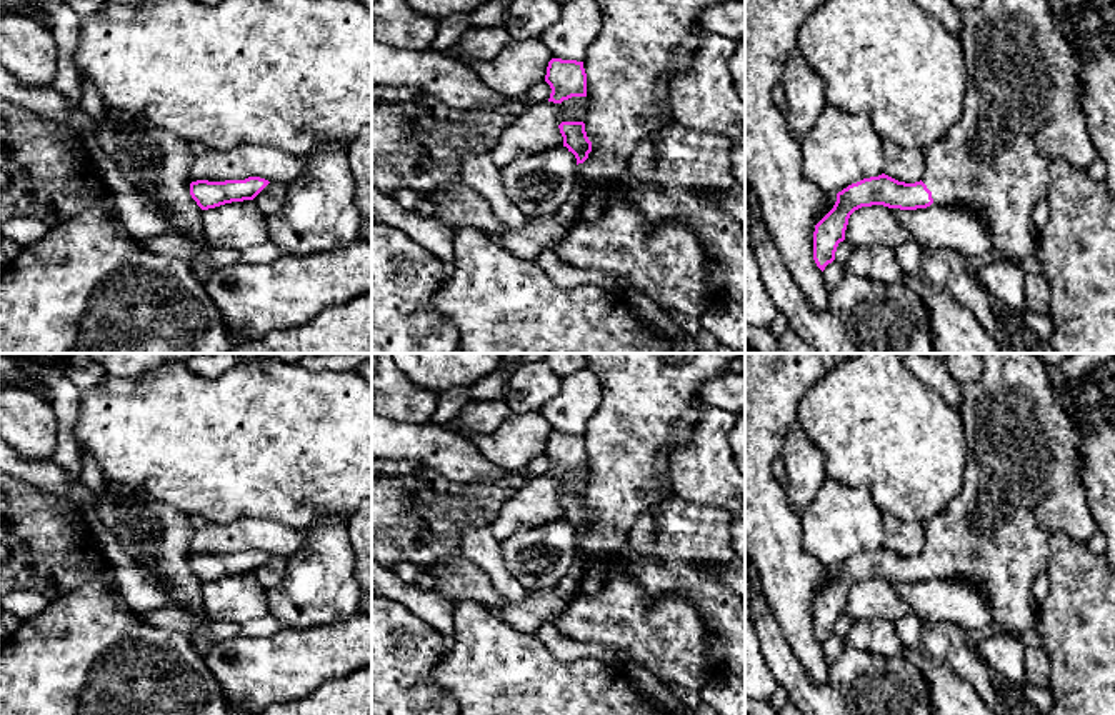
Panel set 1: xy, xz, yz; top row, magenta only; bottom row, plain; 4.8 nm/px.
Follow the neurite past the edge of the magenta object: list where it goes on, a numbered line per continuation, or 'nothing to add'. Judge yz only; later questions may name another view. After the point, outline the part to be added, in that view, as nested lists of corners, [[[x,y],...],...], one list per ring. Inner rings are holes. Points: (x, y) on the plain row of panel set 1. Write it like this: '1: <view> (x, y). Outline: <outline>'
1: yz (1022, 484). Outline: [[[980,353],[983,373],[973,382],[962,385],[962,423],[965,428],[965,473],[963,487],[948,507],[925,523],[925,548],[922,555],[932,565],[933,577],[945,580],[957,580],[975,587],[992,607],[993,622],[1005,632],[1020,635],[1028,628],[1035,628],[1038,620],[1038,603],[1032,593],[1032,583],[1040,573],[1047,573],[1050,565],[1050,537],[1063,532],[1072,538],[1087,542],[1098,525],[1087,503],[1085,488],[1080,482],[1080,460],[1078,460],[1078,433],[1073,422],[1067,415],[1062,400],[1053,395],[1048,378],[1048,365],[1037,353]]]

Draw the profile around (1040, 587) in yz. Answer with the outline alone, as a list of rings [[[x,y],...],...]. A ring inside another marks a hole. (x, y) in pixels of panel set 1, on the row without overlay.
[[[1040,573],[1032,583],[1032,593],[1035,602],[1040,605],[1050,592],[1050,580],[1047,573]]]

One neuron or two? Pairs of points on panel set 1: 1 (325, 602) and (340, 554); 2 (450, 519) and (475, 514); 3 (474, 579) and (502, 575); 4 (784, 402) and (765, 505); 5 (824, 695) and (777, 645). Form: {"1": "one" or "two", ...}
{"1": "one", "2": "one", "3": "two", "4": "one", "5": "one"}

